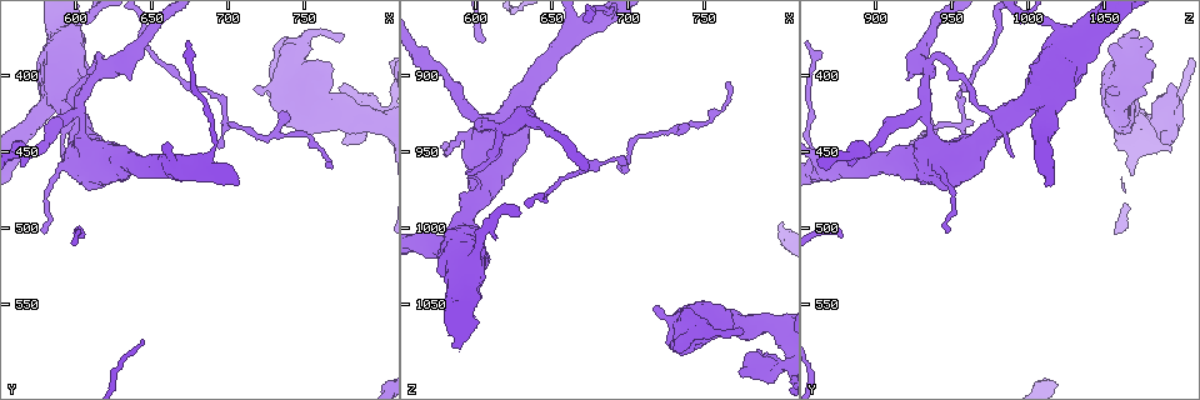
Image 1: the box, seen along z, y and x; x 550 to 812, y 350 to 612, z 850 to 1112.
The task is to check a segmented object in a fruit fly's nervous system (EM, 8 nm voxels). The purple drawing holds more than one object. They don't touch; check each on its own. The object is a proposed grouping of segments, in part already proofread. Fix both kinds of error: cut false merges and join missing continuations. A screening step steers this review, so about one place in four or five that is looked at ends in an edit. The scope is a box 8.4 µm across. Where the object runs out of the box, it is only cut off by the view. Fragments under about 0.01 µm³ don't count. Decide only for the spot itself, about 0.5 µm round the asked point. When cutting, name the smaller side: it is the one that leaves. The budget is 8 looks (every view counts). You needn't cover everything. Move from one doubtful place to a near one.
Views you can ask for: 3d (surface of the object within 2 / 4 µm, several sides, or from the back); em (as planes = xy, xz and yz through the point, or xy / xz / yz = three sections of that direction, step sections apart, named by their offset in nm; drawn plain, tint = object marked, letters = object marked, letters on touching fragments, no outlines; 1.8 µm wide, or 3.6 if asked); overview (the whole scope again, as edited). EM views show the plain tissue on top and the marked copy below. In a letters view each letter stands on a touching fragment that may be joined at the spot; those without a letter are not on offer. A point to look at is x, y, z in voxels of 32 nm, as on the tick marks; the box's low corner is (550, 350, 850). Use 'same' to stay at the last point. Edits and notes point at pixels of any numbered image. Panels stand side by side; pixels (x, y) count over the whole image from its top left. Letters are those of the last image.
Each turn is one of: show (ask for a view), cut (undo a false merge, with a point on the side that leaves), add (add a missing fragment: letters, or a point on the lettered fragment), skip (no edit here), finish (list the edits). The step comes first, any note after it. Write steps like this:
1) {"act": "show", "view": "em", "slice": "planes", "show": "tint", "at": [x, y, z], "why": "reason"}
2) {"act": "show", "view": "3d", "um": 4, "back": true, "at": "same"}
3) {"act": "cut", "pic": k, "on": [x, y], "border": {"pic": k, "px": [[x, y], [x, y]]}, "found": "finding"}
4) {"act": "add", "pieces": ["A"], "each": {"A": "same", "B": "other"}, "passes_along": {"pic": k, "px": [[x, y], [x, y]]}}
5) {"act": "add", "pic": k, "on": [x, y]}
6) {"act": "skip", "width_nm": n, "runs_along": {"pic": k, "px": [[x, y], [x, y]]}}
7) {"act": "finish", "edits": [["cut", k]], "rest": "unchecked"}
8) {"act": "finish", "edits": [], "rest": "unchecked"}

{"act": "show", "view": "em", "slice": "planes", "show": "letters", "at": [794, 426, 1092], "why": "branch point"}

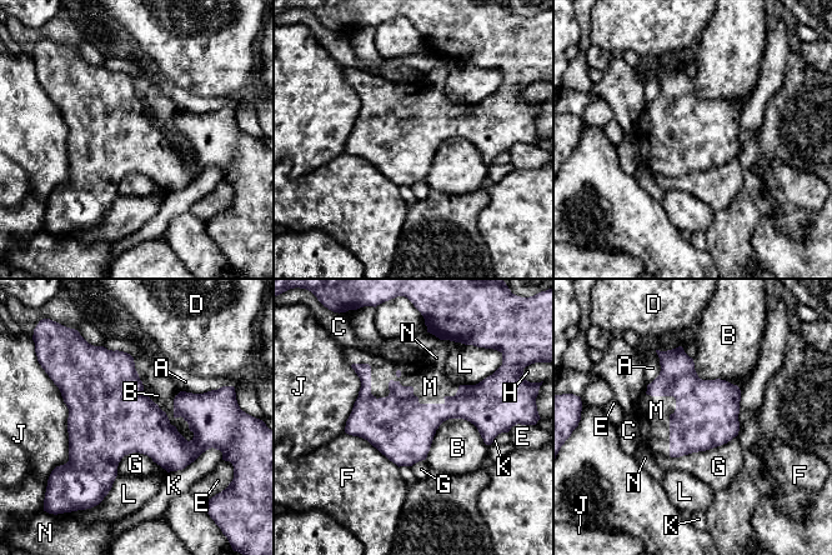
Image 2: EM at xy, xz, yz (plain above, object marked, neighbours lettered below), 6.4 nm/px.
{"act": "add", "pieces": ["M"], "longest_contact_nm": ["M", 700], "each": {"A": "other", "B": "other", "C": "other", "D": "other", "E": "other", "F": "other", "G": "other", "H": "other", "J": "other", "K": "other", "L": "other", "M": "same", "N": "other"}, "passes_along": {"pic": 2, "px": [[399, 420], [395, 381], [430, 386]]}, "found": "the neuron continues"}

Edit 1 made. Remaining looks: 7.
{"act": "show", "view": "overview"}

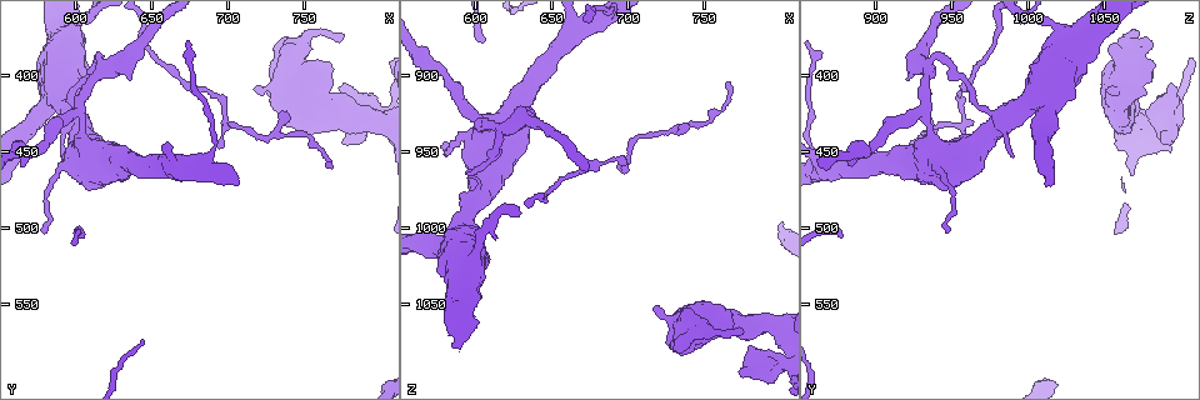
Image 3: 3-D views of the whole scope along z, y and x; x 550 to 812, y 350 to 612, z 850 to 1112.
{"act": "show", "view": "em", "slice": "planes", "show": "letters", "at": [600, 432, 982], "why": "arms part here"}

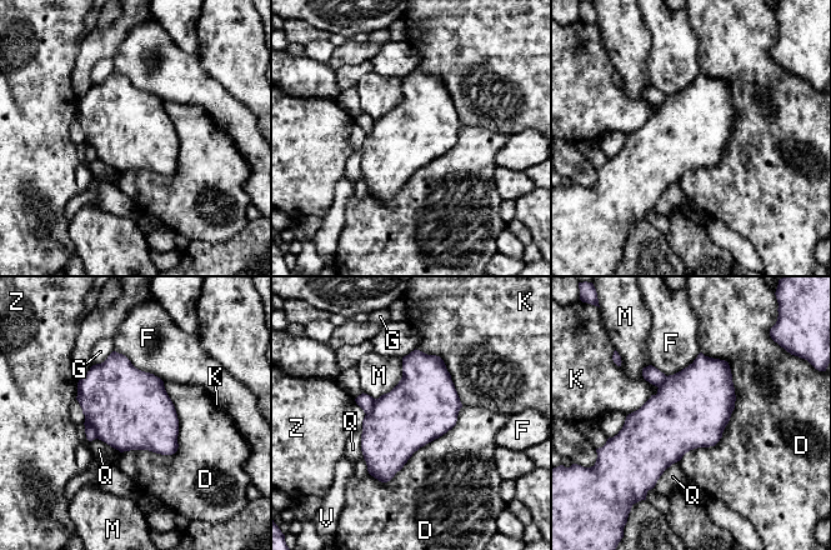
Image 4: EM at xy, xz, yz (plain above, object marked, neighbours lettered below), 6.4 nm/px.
{"act": "cut", "pic": 4, "on": [90, 431], "each": {"D": "other", "F": "other", "G": "other", "K": "other", "M": "other", "Q": "other", "V": "other", "Z": "other"}, "border": {"pic": 4, "px": [[85, 420], [94, 429], [98, 438]]}, "found": "two neurons meet here"}

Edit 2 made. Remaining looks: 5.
{"act": "show", "view": "overview"}

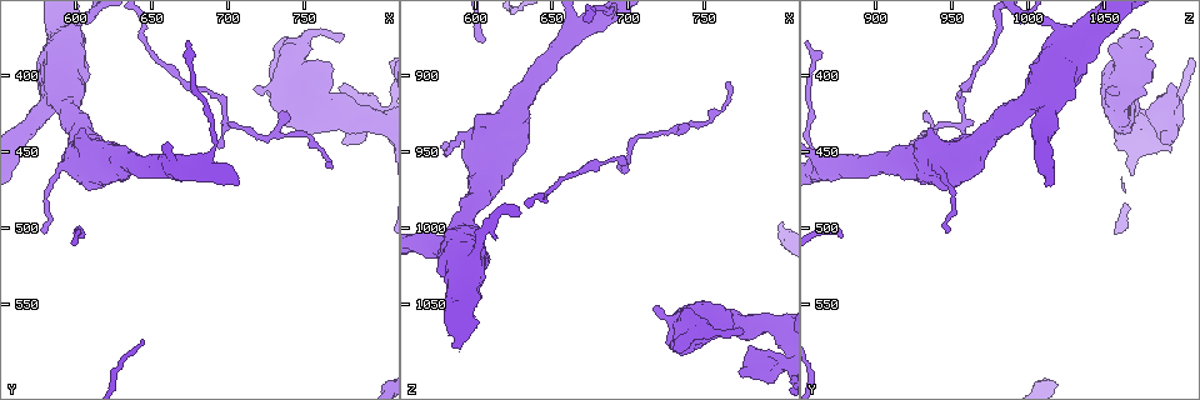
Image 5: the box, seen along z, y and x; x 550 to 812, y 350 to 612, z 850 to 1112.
{"act": "show", "view": "3d", "um": 2, "at": [700, 432, 954], "why": "sharp bend"}

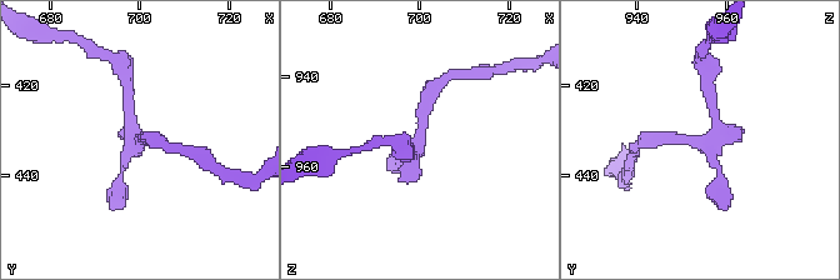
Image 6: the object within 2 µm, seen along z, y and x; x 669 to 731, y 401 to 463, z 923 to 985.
{"act": "show", "view": "em", "slice": "planes", "show": "tint", "at": [699, 431, 953], "why": "need the tissue"}

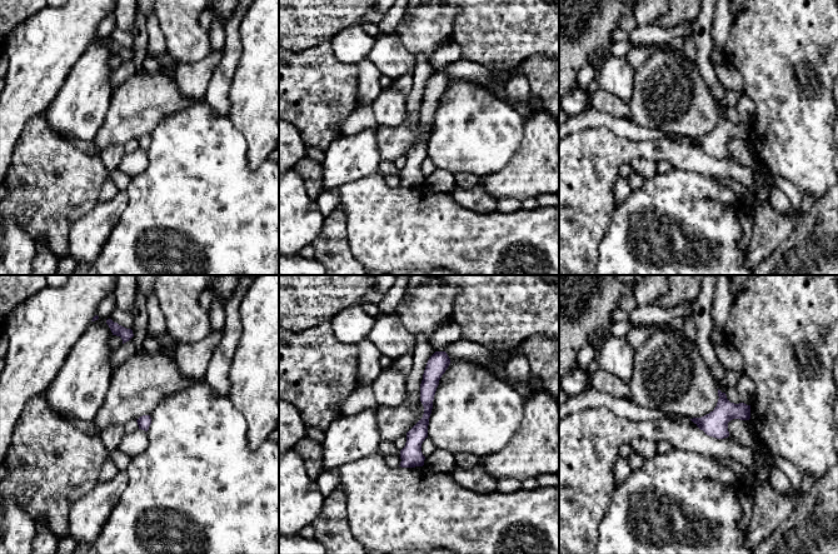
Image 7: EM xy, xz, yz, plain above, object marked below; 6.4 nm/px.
{"act": "show", "view": "em", "slice": "planes", "show": "letters", "at": "same"}

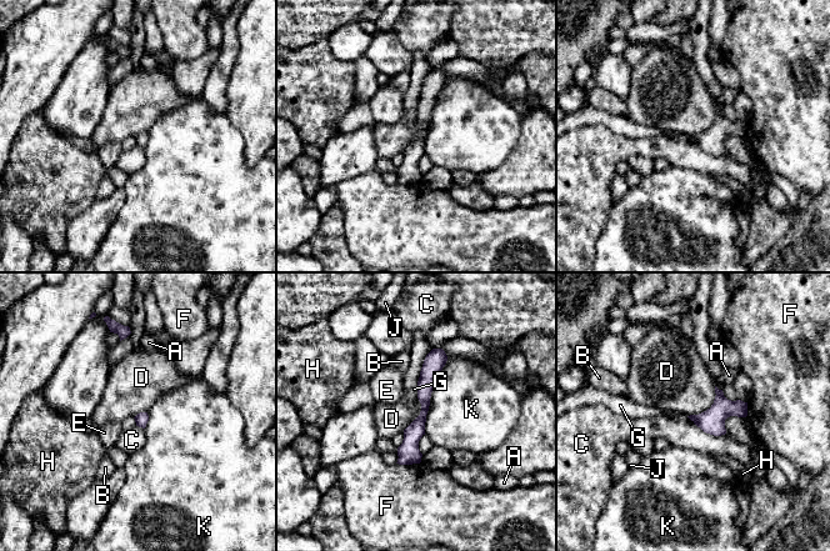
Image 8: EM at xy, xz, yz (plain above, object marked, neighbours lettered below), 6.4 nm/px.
{"act": "skip", "longest_contact_nm": ["K", 500], "each": {"A": "other", "B": "other", "C": "other", "D": "other", "E": "other", "F": "other", "G": "other", "H": "other", "J": "other", "K": "other"}, "found": "one neuron here"}

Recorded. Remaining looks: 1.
{"act": "finish", "edits": [["add", 2], ["cut", 4]], "rest": "unchecked"}

